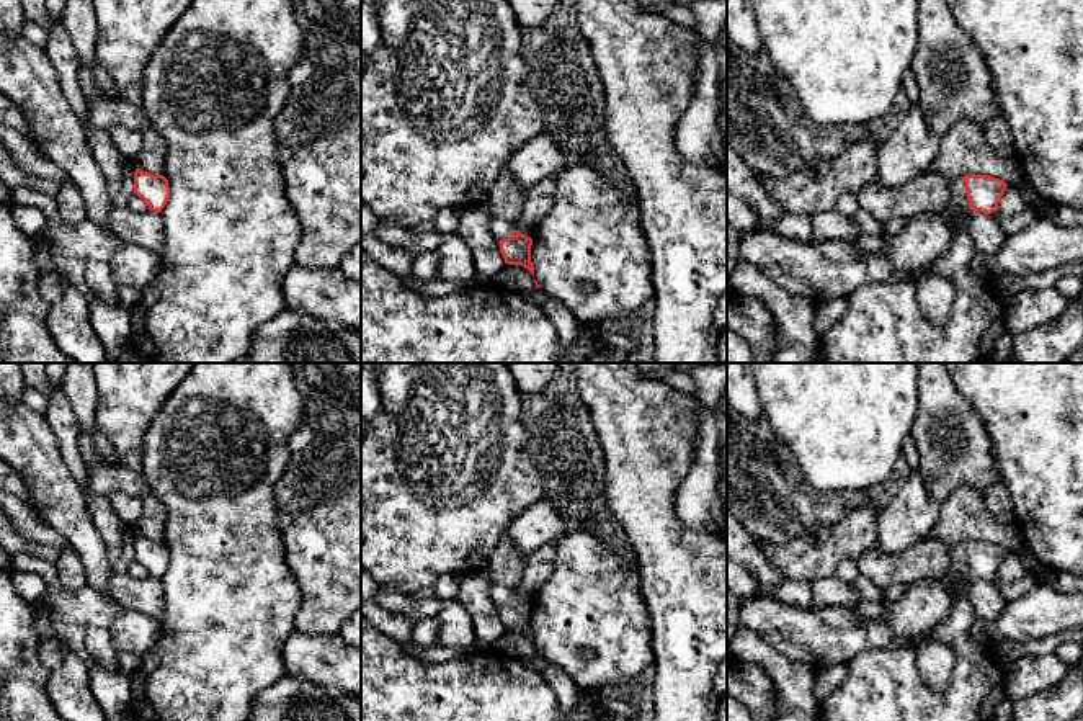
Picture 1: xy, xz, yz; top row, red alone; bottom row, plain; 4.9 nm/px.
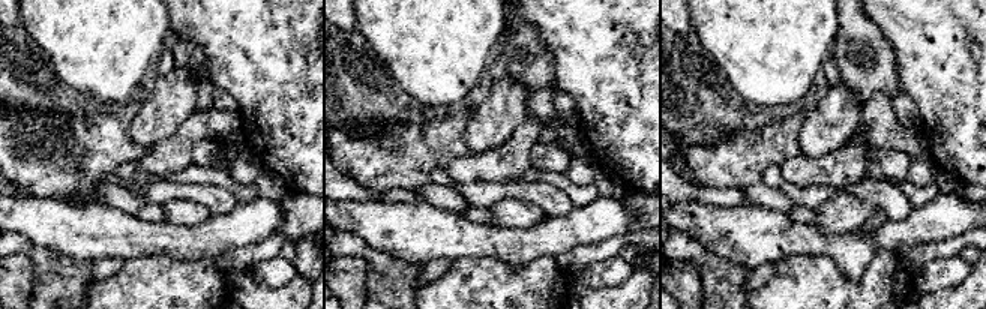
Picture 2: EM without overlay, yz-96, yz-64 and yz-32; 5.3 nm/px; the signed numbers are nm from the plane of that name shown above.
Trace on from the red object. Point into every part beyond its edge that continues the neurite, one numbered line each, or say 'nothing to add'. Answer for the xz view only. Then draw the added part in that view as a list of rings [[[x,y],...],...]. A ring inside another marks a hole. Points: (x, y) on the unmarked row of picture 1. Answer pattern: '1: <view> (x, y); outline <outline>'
1: xz (502, 595); outline [[[492,584],[490,597],[497,603],[497,607],[503,607],[516,600],[516,592],[505,585]]]

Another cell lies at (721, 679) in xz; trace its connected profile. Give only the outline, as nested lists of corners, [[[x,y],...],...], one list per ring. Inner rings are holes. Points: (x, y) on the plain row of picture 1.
[[[727,657],[719,664],[717,675],[714,678],[714,693],[719,698],[727,696]]]

